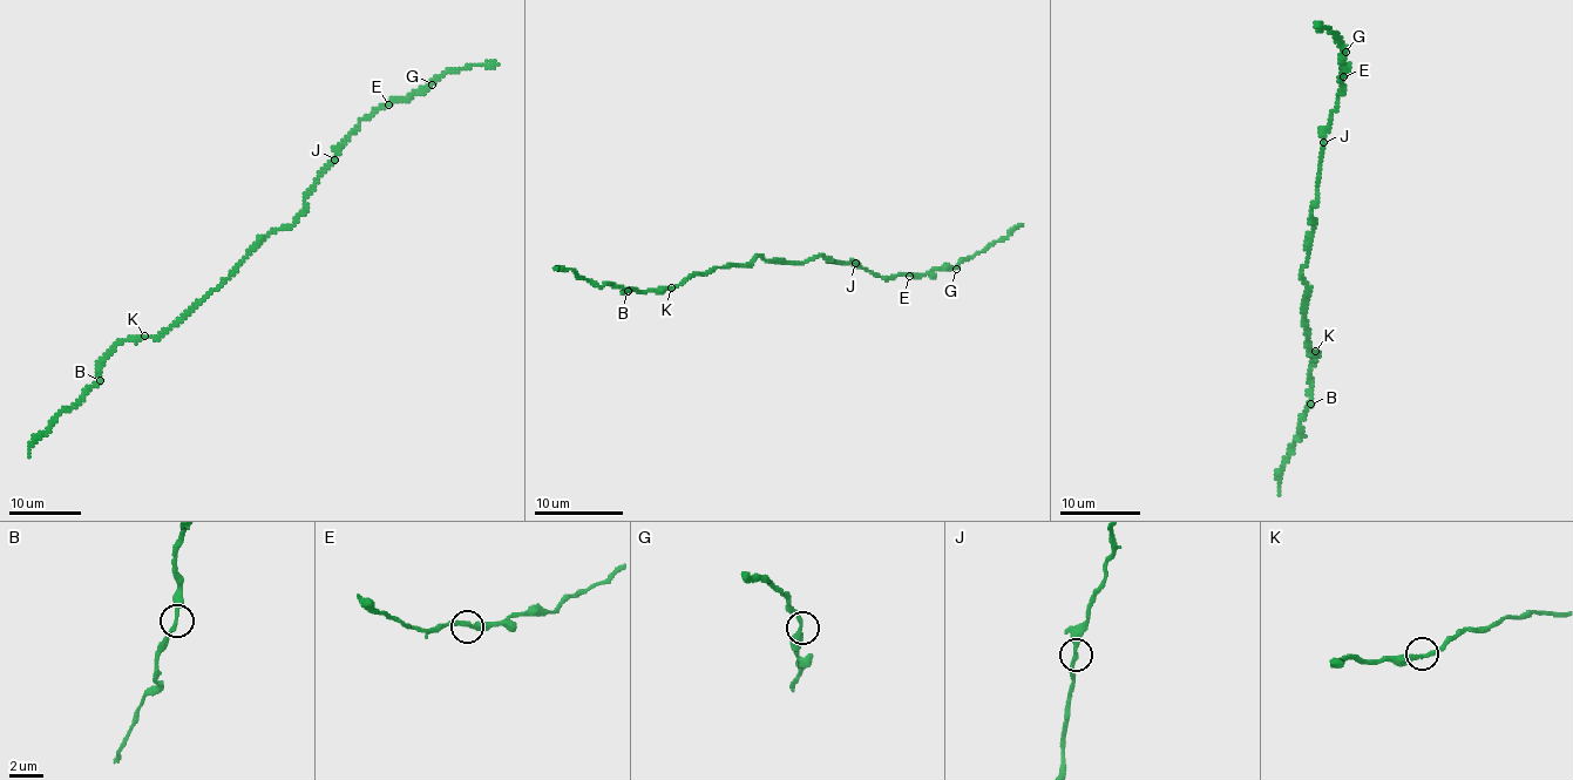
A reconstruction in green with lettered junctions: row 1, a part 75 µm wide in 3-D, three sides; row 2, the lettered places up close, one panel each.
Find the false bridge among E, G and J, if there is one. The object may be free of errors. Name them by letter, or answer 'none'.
none

